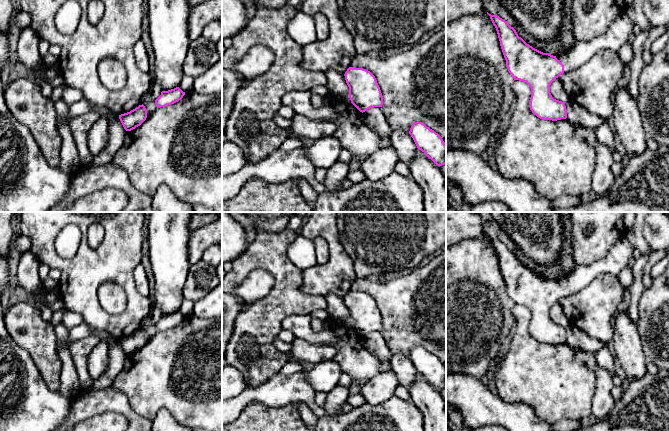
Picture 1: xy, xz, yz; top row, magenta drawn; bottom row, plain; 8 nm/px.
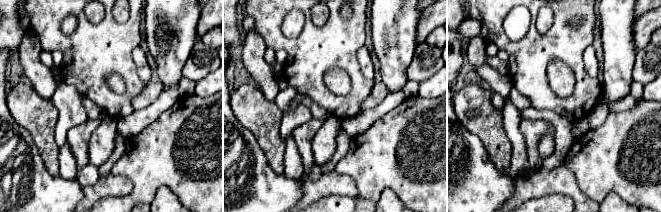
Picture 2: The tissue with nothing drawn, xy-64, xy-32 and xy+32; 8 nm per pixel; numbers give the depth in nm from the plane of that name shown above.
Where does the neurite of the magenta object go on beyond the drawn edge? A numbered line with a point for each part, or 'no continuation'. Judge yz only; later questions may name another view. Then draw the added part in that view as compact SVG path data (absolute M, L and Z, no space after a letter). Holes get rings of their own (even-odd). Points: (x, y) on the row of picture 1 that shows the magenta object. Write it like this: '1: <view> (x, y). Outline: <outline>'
1: yz (620, 32). Outline: M623 12L615 18L602 35L589 41L576 41L570 49L556 56L564 65L564 73L580 68L602 49L618 52L625 43L630 42L633 38L634 24L626 12Z

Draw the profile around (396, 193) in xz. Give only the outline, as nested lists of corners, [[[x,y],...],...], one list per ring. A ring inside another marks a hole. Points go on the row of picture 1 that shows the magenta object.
[[[393,172],[376,182],[364,180],[345,190],[319,193],[313,212],[424,212],[424,192],[412,177]]]

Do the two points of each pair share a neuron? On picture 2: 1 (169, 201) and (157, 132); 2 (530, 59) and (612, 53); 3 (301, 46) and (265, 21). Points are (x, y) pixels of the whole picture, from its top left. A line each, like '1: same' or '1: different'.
1: different
2: different
3: same

